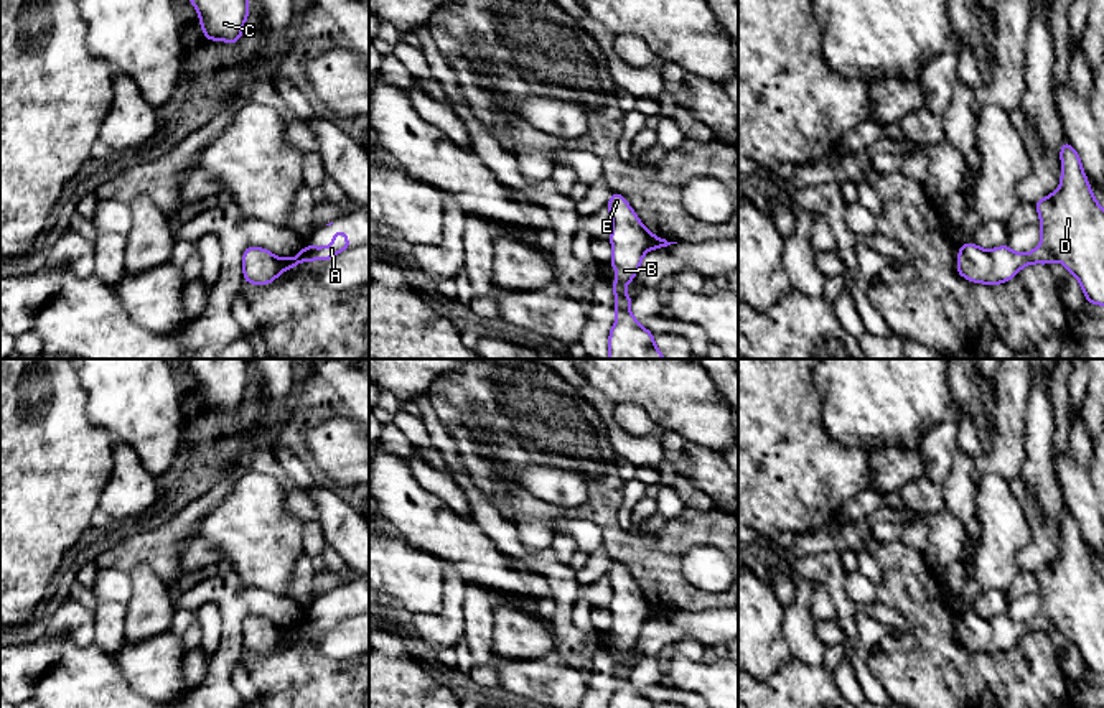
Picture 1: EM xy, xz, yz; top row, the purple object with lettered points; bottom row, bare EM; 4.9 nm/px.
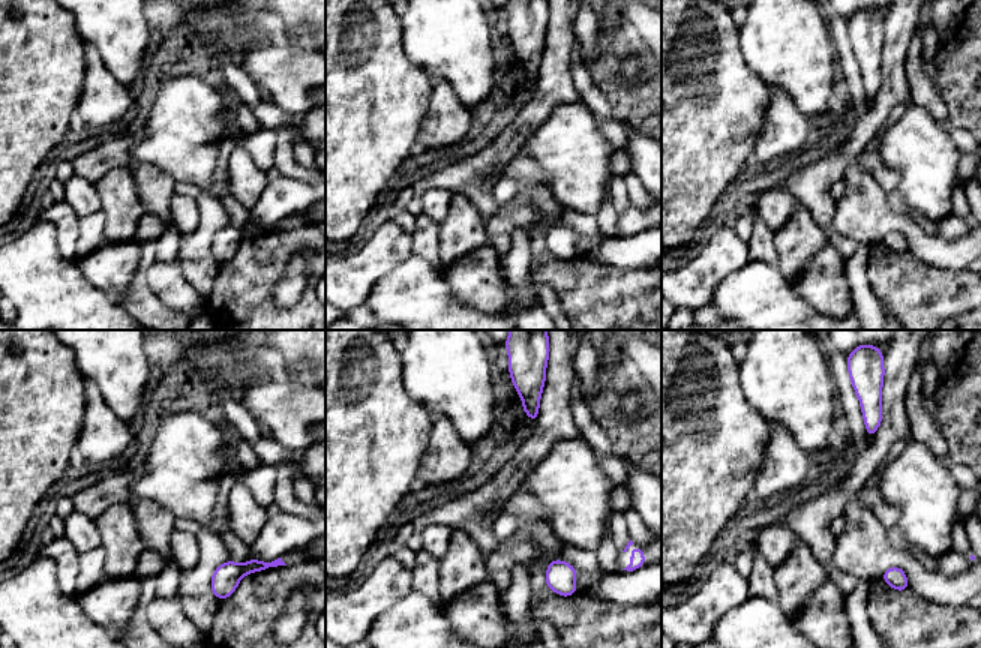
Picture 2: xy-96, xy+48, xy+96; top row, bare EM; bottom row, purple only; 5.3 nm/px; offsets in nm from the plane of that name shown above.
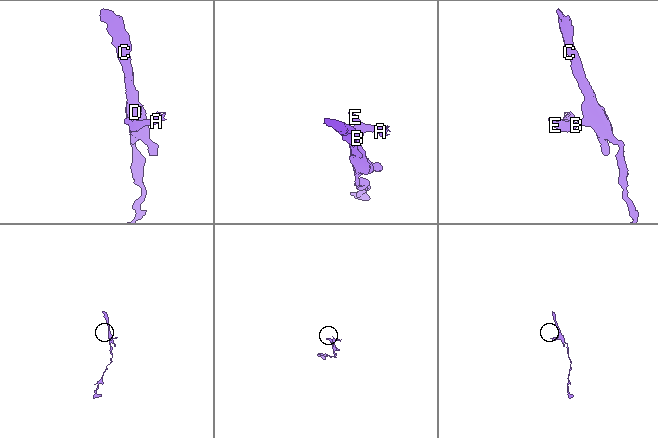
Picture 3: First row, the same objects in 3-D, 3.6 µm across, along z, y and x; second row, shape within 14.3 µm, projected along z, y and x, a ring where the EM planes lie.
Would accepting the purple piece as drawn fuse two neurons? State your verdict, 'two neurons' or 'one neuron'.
one neuron

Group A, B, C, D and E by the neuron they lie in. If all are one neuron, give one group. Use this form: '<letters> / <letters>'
A B C D E

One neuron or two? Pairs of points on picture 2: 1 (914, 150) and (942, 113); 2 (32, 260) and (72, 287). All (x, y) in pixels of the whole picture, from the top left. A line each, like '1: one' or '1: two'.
1: two
2: one

